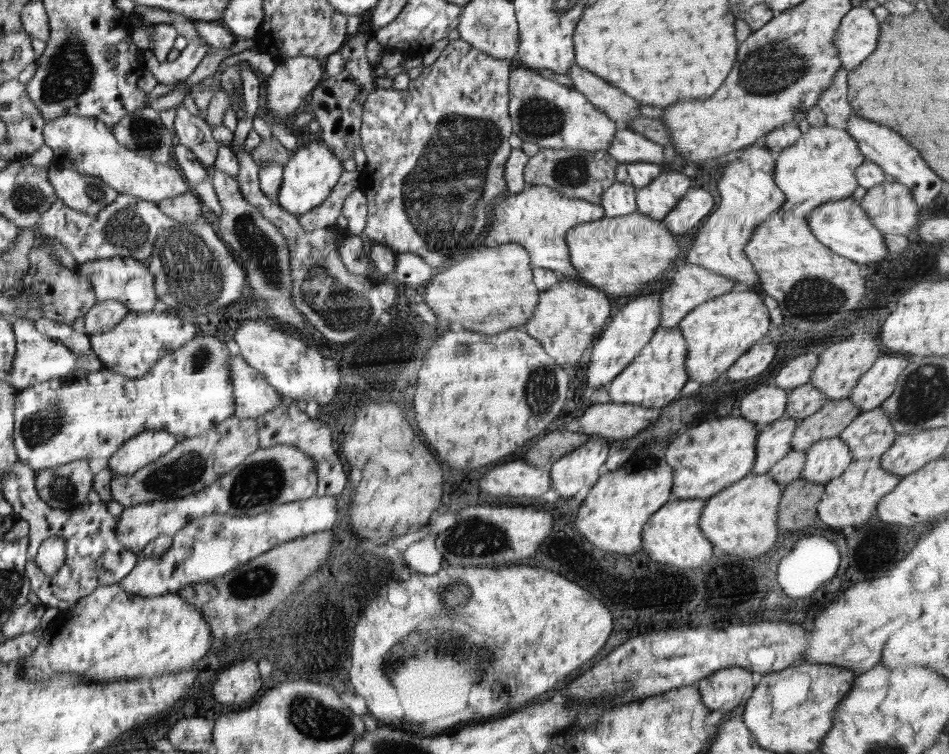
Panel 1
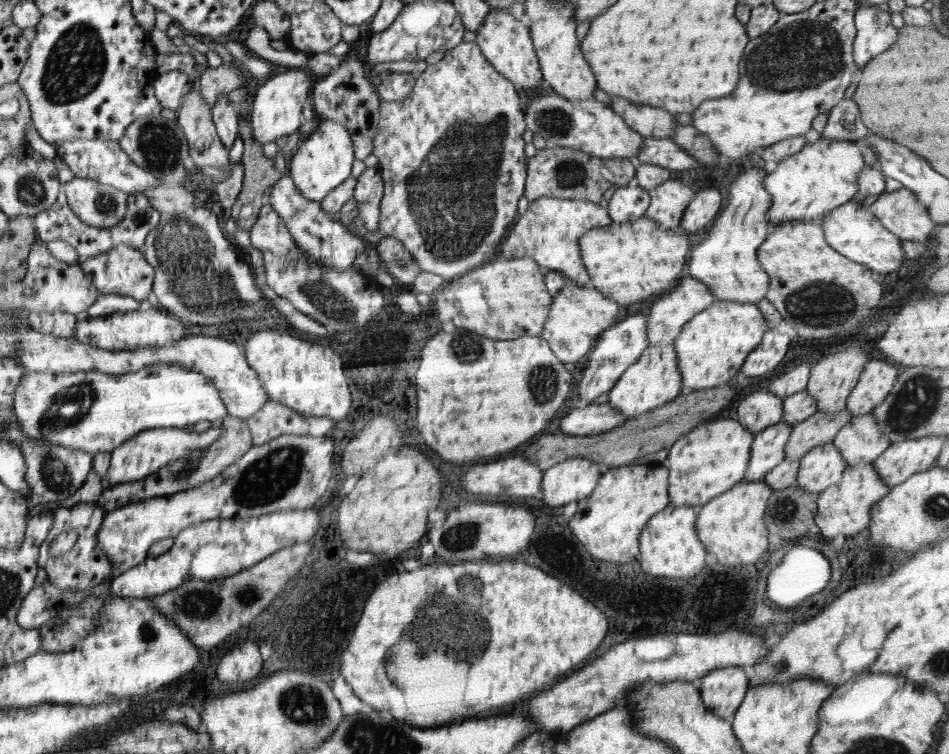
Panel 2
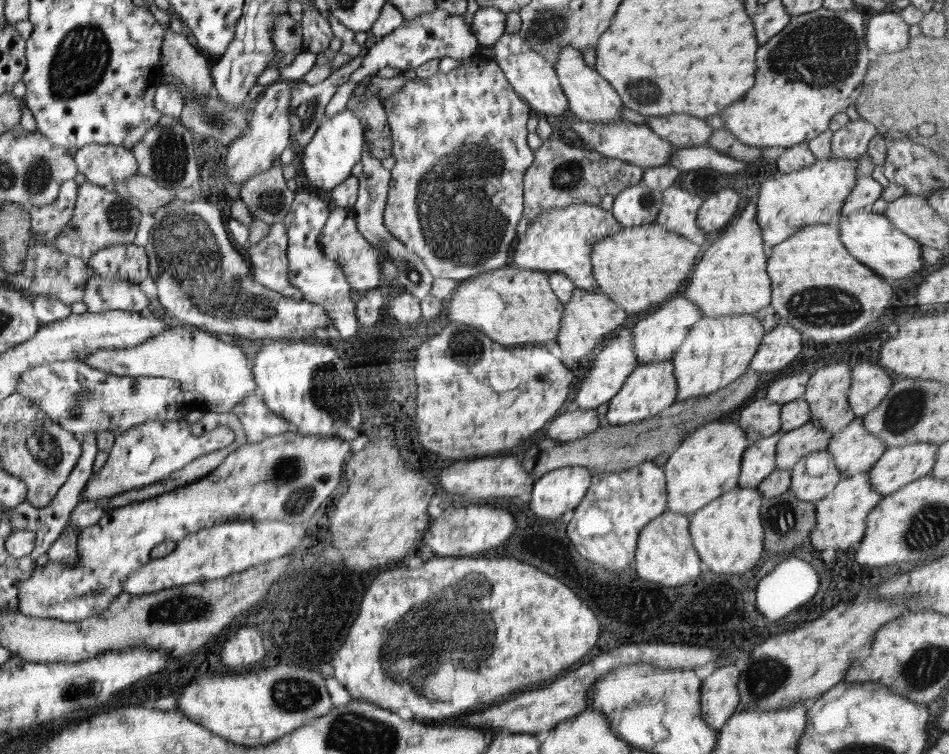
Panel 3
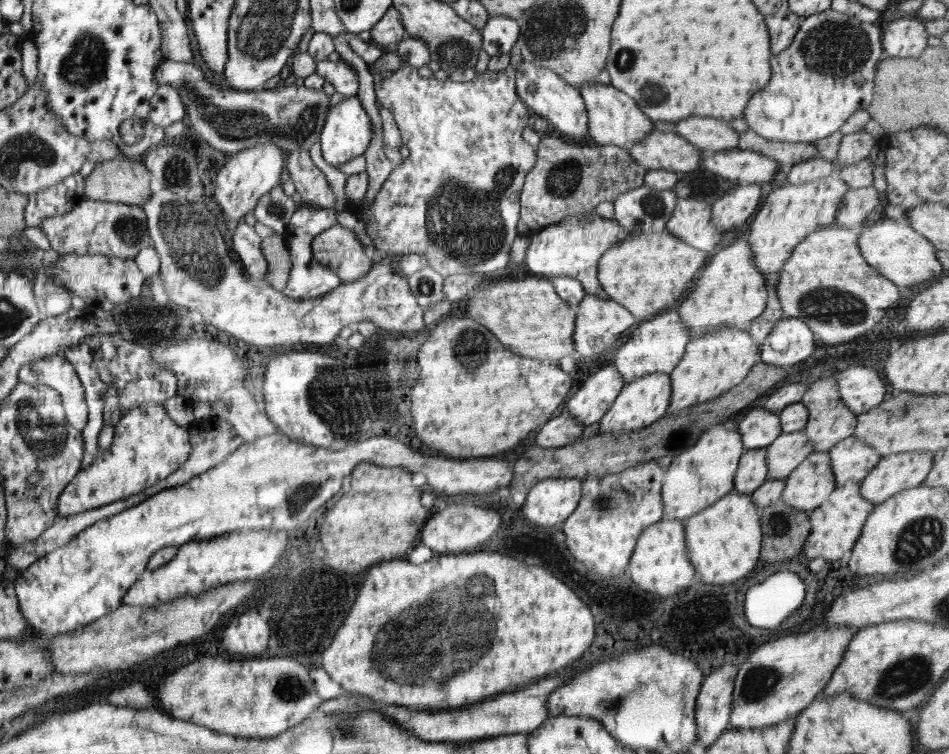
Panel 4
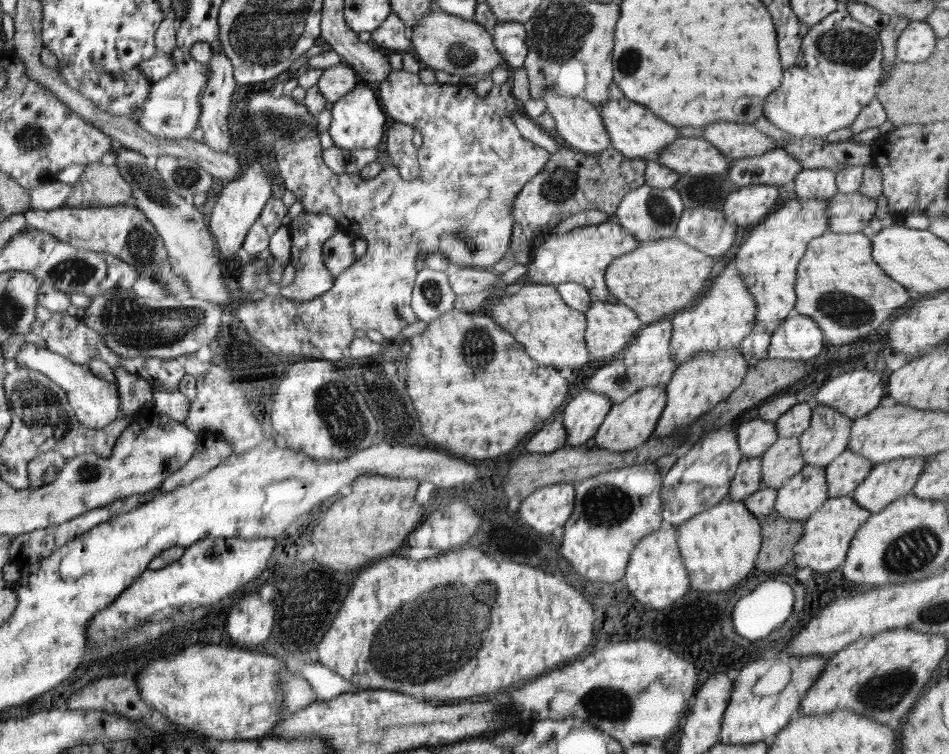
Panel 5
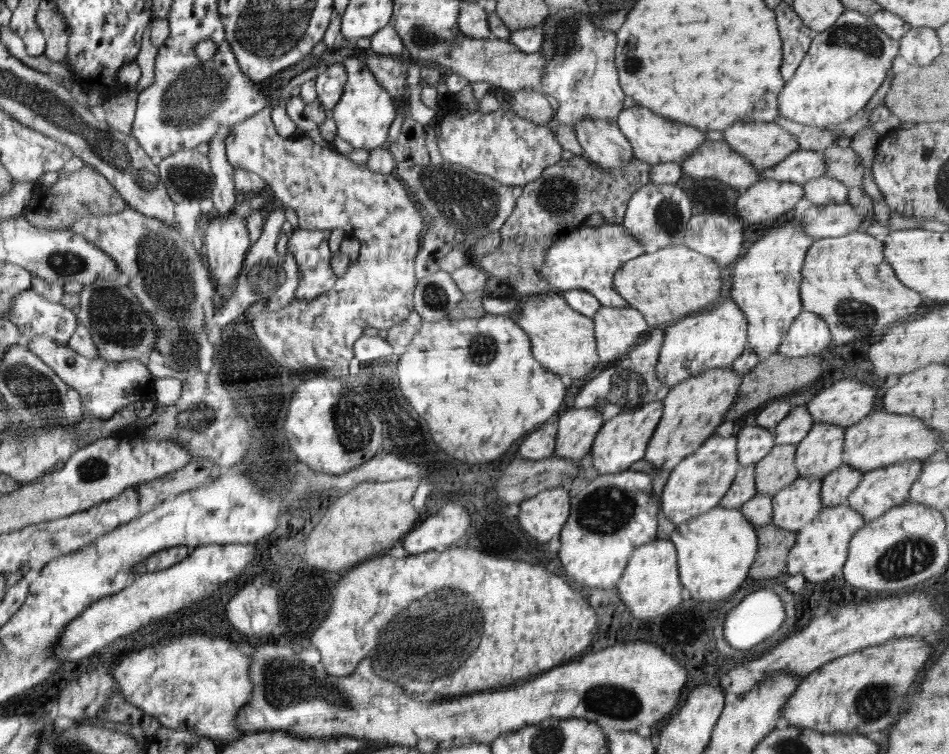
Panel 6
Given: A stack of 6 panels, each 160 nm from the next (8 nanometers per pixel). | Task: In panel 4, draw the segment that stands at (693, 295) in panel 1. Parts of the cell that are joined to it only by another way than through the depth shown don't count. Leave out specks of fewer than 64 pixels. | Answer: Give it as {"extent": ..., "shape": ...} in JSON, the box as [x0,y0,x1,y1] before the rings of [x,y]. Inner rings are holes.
{"extent":[612,308,690,384],"shape":[[[670,308],[642,321],[641,325],[626,338],[626,343],[616,352],[612,362],[623,376],[625,384],[652,373],[663,372],[670,375],[683,357],[690,337],[678,308]]]}

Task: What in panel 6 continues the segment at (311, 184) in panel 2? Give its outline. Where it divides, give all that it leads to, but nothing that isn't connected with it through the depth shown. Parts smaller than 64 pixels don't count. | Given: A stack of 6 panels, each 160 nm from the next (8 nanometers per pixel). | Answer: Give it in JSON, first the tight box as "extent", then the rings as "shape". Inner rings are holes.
{"extent":[332,51,399,150],"shape":[[[347,51],[342,64],[347,72],[347,81],[340,100],[332,110],[337,135],[355,149],[372,150],[382,147],[383,142],[388,140],[388,128],[399,110],[395,107],[390,93],[374,78],[359,52]]]}

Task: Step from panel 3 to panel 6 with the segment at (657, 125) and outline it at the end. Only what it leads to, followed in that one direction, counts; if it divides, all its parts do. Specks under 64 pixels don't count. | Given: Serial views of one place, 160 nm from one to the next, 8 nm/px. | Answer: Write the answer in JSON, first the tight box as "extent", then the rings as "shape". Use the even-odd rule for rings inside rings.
{"extent":[723,122,800,171],"shape":[[[736,122],[723,130],[723,140],[734,152],[749,160],[758,171],[772,168],[786,159],[789,154],[800,149],[796,139],[775,122]]]}

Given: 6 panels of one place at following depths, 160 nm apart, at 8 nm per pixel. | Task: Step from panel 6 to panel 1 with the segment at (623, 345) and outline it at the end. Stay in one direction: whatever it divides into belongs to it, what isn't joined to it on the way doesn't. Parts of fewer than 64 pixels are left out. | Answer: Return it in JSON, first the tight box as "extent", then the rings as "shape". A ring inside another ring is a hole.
{"extent":[523,280,612,365],"shape":[[[581,280],[559,282],[548,290],[539,291],[538,304],[525,322],[523,330],[540,342],[558,365],[571,365],[580,362],[584,349],[605,329],[610,314],[612,308],[604,291]]]}

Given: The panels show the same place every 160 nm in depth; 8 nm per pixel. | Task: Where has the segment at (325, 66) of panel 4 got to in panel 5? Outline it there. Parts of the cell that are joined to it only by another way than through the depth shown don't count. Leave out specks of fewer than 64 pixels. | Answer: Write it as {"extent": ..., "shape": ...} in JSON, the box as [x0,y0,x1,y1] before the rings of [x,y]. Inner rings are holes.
{"extent":[317,62,360,103],"shape":[[[340,62],[323,70],[317,85],[326,100],[335,103],[339,98],[348,94],[360,81],[355,70]]]}

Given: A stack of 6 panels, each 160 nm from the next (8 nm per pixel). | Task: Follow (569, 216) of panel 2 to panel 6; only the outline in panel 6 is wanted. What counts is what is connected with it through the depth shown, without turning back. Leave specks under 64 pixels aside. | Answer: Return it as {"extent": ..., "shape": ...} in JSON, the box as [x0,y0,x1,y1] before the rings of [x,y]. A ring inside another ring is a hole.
{"extent":[541,223,646,307],"shape":[[[605,223],[598,227],[588,225],[558,239],[548,250],[541,268],[541,276],[561,293],[580,289],[593,294],[601,306],[628,307],[629,304],[616,292],[614,273],[623,262],[646,254],[643,244],[619,224]]]}

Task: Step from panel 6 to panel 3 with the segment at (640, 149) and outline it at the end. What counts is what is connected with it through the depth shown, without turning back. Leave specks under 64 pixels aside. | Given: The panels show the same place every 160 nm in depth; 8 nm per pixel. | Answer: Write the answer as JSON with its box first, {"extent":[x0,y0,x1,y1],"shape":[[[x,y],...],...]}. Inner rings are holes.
{"extent":[553,45,626,125],"shape":[[[564,45],[559,50],[557,63],[553,67],[563,93],[568,100],[570,114],[574,117],[603,125],[610,121],[624,119],[622,113],[626,106],[622,103],[622,99],[594,67],[586,65],[583,54],[579,53],[579,50],[576,50],[573,46]]]}

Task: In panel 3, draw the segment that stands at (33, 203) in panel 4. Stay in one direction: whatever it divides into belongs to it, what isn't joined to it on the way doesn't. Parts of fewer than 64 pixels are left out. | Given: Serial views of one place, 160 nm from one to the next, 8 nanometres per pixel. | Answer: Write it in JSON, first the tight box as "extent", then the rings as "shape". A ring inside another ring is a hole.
{"extent":[29,179,78,244],"shape":[[[75,179],[66,181],[60,188],[57,200],[52,204],[36,207],[29,206],[33,218],[33,231],[45,236],[54,244],[57,236],[65,227],[70,226],[72,208],[77,197],[78,184]]]}

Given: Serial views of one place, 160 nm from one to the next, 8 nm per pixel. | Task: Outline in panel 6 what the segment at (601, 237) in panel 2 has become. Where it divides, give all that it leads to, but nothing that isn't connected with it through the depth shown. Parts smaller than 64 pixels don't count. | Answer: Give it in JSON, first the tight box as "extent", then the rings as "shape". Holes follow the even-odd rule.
{"extent":[613,244,722,330],"shape":[[[684,244],[670,245],[623,262],[614,273],[613,285],[627,304],[642,314],[651,330],[658,328],[660,324],[668,324],[668,322],[674,324],[685,316],[694,315],[718,305],[718,298],[722,294],[720,270],[720,265],[716,264],[713,258],[706,258]]]}

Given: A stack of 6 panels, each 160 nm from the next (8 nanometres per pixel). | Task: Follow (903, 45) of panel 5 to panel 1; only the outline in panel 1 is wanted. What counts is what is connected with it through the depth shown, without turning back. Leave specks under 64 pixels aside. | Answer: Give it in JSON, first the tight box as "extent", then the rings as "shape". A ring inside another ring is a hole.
{"extent":[834,5,879,72],"shape":[[[864,5],[852,8],[839,22],[834,45],[839,52],[841,66],[847,72],[866,60],[878,44],[879,21]]]}

